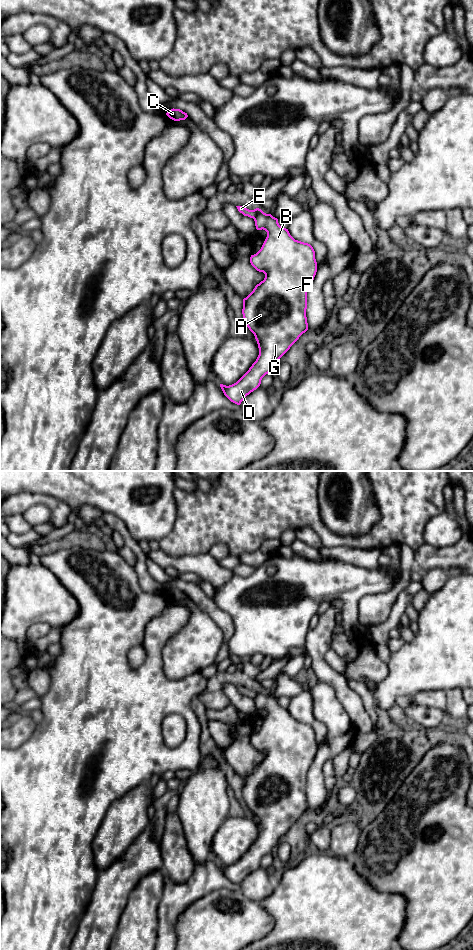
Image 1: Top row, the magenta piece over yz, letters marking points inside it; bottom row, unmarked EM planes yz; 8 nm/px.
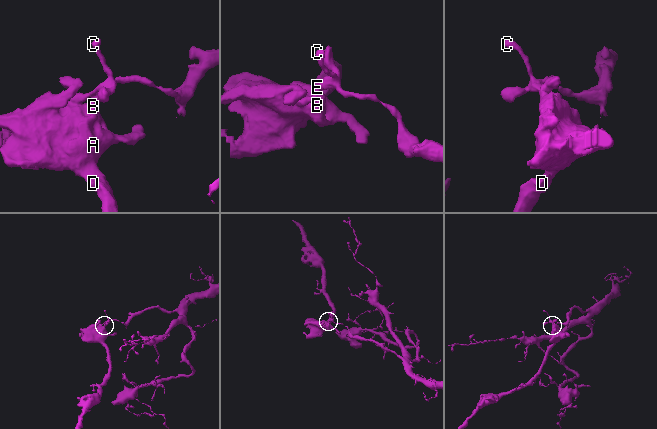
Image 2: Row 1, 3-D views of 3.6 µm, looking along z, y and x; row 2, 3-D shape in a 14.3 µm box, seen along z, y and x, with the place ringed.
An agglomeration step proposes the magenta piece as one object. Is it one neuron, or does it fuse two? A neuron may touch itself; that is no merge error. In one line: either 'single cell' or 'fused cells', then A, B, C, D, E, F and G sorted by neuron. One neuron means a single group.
fused cells; groups A B D F G / C E

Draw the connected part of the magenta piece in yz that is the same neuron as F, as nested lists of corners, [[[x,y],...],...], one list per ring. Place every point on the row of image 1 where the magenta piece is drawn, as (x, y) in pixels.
[[[261,211],[255,218],[257,230],[265,230],[267,237],[261,249],[250,257],[251,265],[259,272],[265,274],[265,278],[255,286],[253,291],[243,299],[242,314],[249,330],[254,334],[259,348],[259,355],[249,370],[234,384],[226,386],[220,384],[224,395],[233,403],[240,405],[244,398],[256,390],[262,378],[271,373],[279,359],[290,349],[299,337],[308,330],[306,317],[307,292],[317,272],[317,262],[313,247],[298,240],[295,240],[288,229],[279,225],[278,219],[271,214]]]

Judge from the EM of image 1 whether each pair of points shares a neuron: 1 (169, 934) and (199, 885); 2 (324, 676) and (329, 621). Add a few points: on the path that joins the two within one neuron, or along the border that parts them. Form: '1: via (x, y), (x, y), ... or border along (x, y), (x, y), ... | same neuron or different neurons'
1: via (169, 922), (169, 914), (187, 896) | same neuron
2: via (319, 662), (319, 638), (321, 635) | same neuron

